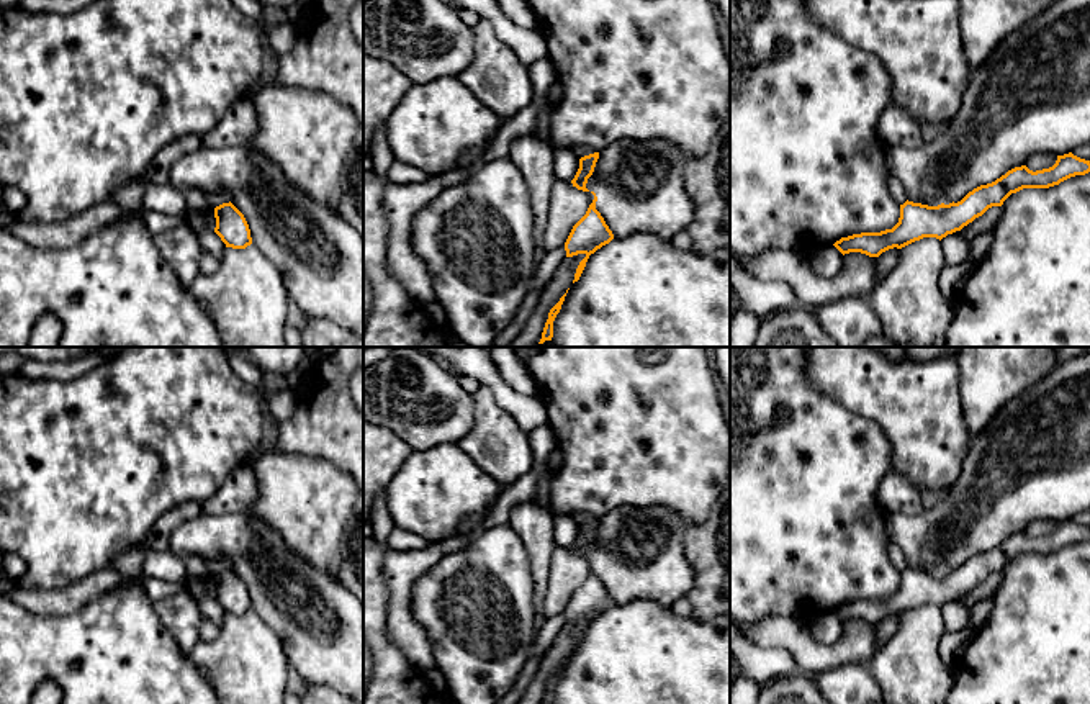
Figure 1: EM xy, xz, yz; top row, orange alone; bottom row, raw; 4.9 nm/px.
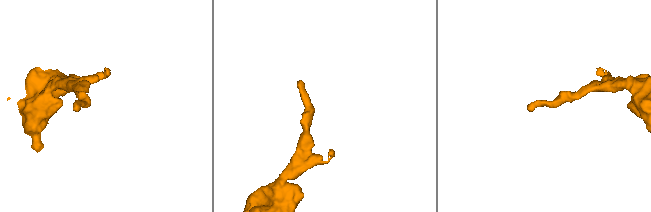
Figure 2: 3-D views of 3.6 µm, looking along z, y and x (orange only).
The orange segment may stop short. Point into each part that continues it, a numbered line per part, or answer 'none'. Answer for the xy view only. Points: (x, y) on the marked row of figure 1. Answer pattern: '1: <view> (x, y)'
none

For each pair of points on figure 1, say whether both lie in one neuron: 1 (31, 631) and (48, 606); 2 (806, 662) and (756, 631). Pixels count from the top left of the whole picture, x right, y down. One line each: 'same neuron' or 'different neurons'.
1: different neurons
2: same neuron

